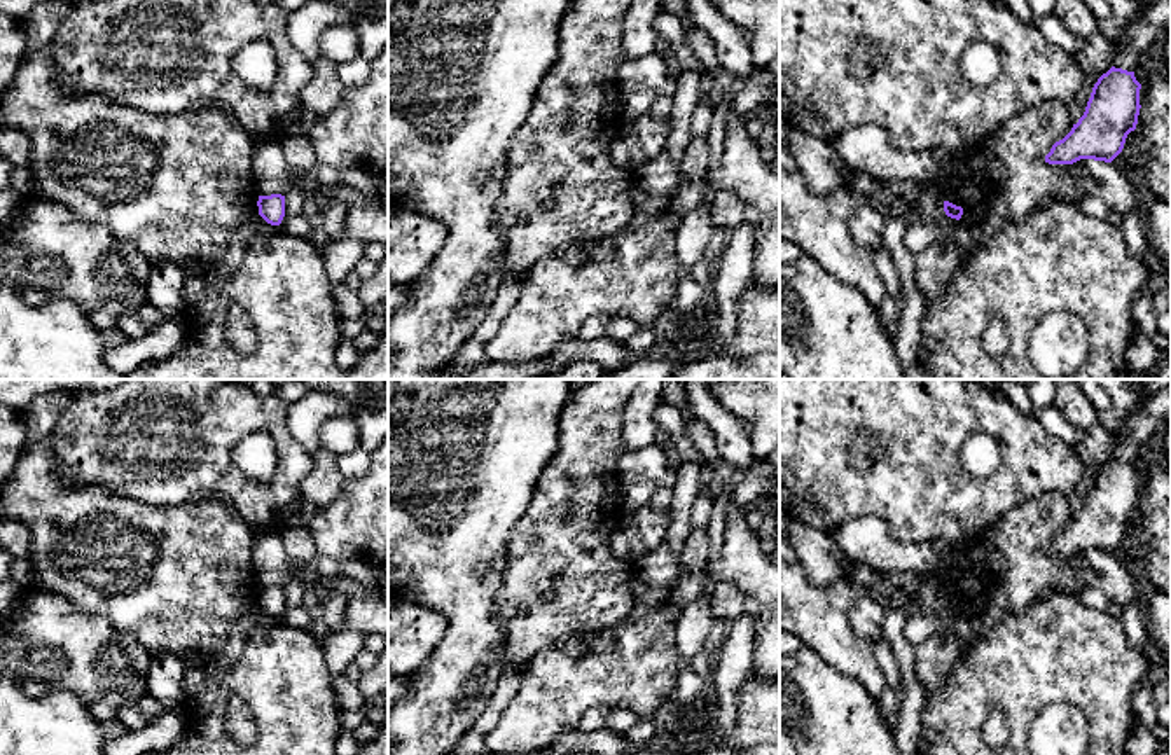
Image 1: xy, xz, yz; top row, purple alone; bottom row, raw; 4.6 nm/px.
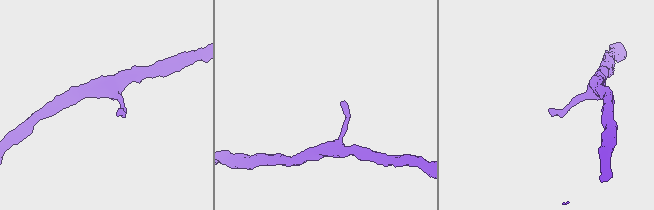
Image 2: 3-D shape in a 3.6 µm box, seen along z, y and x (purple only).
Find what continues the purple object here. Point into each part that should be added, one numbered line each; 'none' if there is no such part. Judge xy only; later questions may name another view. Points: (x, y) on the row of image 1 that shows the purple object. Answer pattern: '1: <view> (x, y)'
none

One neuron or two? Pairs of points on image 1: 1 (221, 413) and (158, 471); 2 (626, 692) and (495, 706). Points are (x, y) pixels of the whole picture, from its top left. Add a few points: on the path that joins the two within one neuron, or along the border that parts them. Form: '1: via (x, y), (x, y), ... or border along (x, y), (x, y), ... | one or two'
1: via (205, 423), (173, 455) | one
2: border along (523, 668), (518, 692), (485, 736) | two

